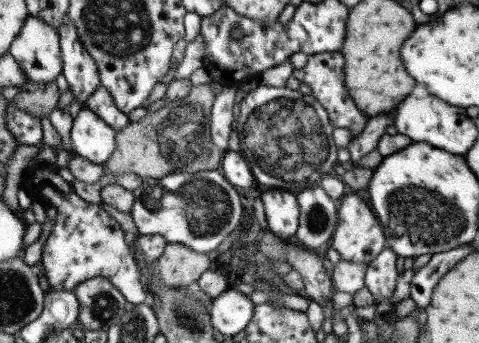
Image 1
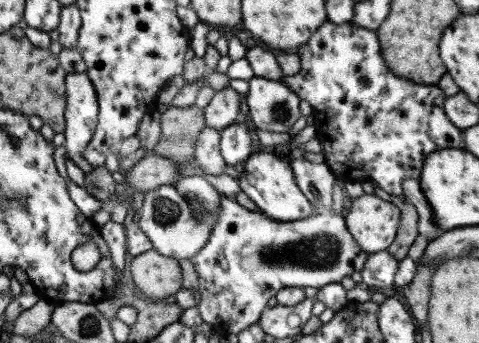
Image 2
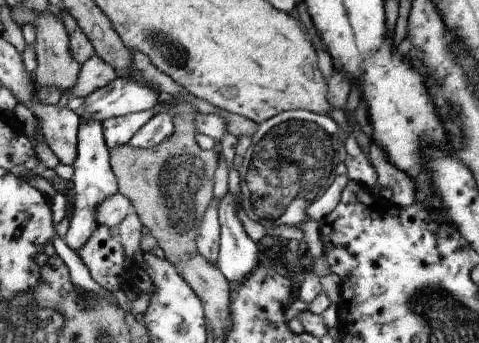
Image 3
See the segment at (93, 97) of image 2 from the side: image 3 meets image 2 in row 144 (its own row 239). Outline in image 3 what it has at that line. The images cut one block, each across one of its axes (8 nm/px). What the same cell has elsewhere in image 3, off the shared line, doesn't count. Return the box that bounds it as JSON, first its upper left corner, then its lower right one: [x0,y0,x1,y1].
[65,120,121,254]

